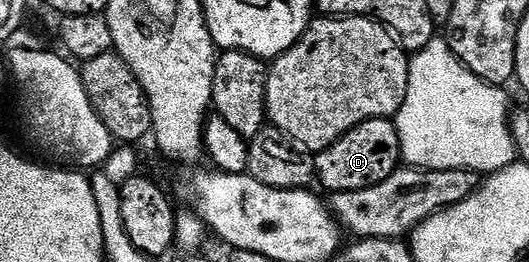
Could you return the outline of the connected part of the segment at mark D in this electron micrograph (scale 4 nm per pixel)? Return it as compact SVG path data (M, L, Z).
M372 119L352 127L336 143L316 152L312 160L316 182L321 182L329 193L359 191L382 183L388 175L398 170L401 158L401 138L393 119Z

